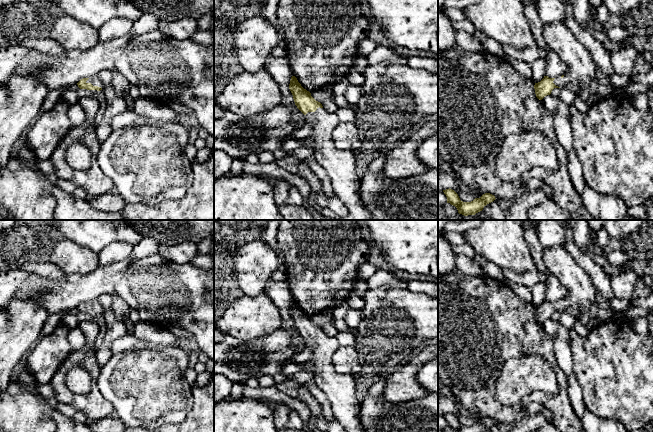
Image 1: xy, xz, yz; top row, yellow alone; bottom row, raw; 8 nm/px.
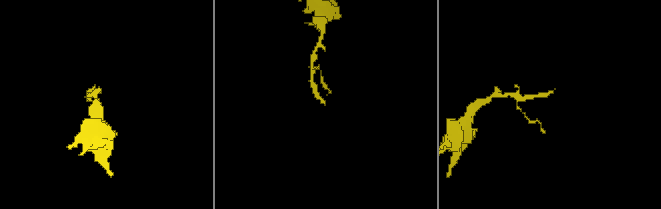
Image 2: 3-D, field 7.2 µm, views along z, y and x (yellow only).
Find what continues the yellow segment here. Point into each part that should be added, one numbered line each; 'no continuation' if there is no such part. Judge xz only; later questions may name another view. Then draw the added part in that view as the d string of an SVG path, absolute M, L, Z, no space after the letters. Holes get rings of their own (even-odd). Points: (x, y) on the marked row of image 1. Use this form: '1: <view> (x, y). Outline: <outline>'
1: xz (340, 166). Outline: M319 107L315 112L308 112L305 117L311 132L299 141L314 151L313 157L326 171L335 196L348 209L348 215L339 220L372 220L359 194L360 178L356 173L355 154L343 152L334 145L332 132L340 123L336 113L329 113Z

